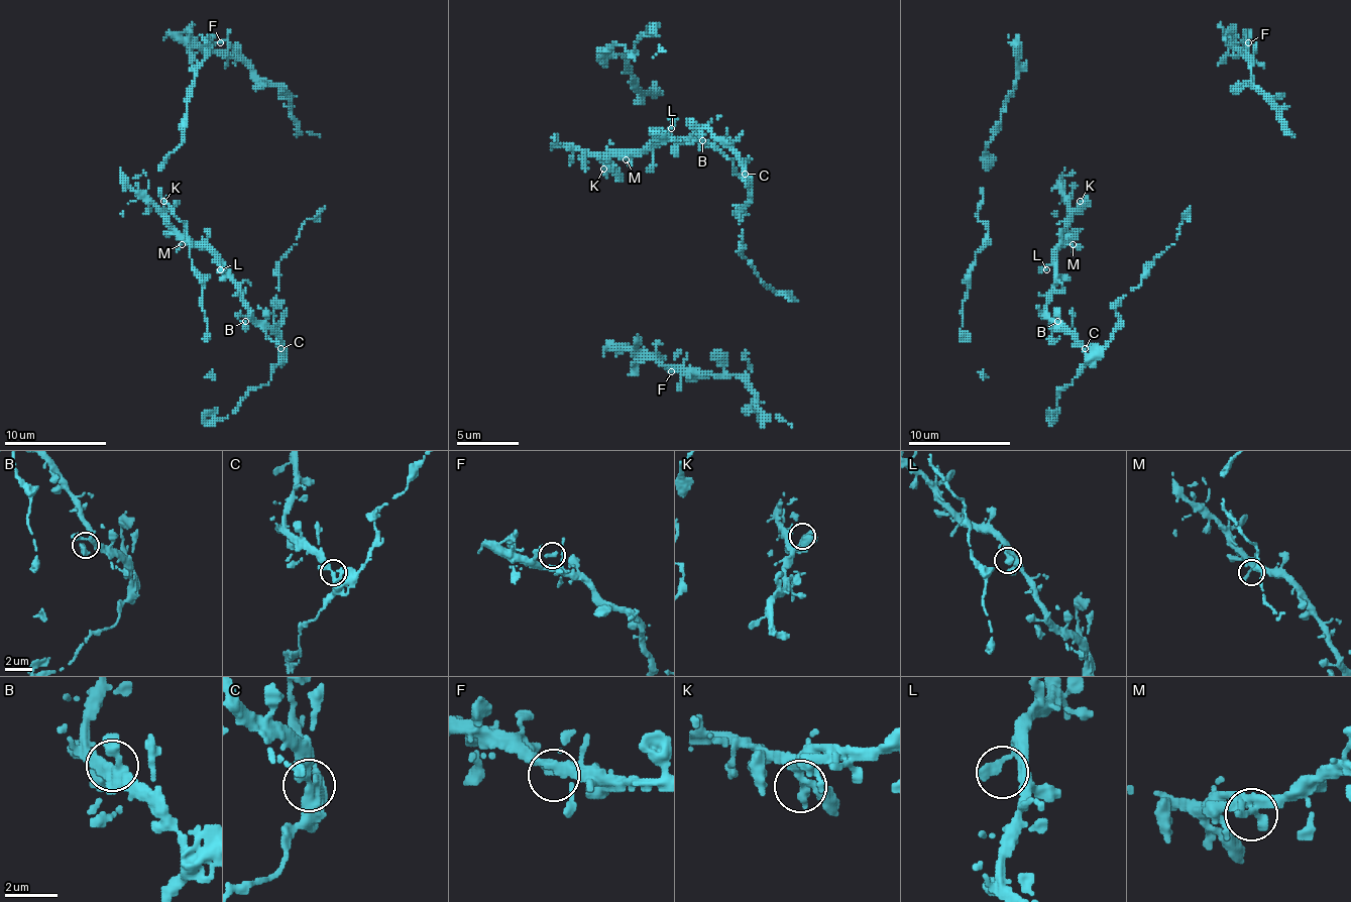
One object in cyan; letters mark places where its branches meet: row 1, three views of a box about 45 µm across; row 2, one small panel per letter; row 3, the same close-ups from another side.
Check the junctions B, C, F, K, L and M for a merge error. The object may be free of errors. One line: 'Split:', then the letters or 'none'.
Split: C

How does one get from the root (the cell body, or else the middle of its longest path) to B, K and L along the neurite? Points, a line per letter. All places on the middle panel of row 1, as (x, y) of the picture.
B: (749, 202), (752, 196), (746, 165), (708, 131), (702, 131), (702, 140)
K: (749, 202), (752, 196), (746, 165), (708, 128), (693, 137), (659, 137), (635, 153), (612, 153), (603, 168)
L: (749, 202), (752, 196), (746, 165), (708, 128), (702, 128), (693, 137), (675, 137), (668, 131), (671, 128)

